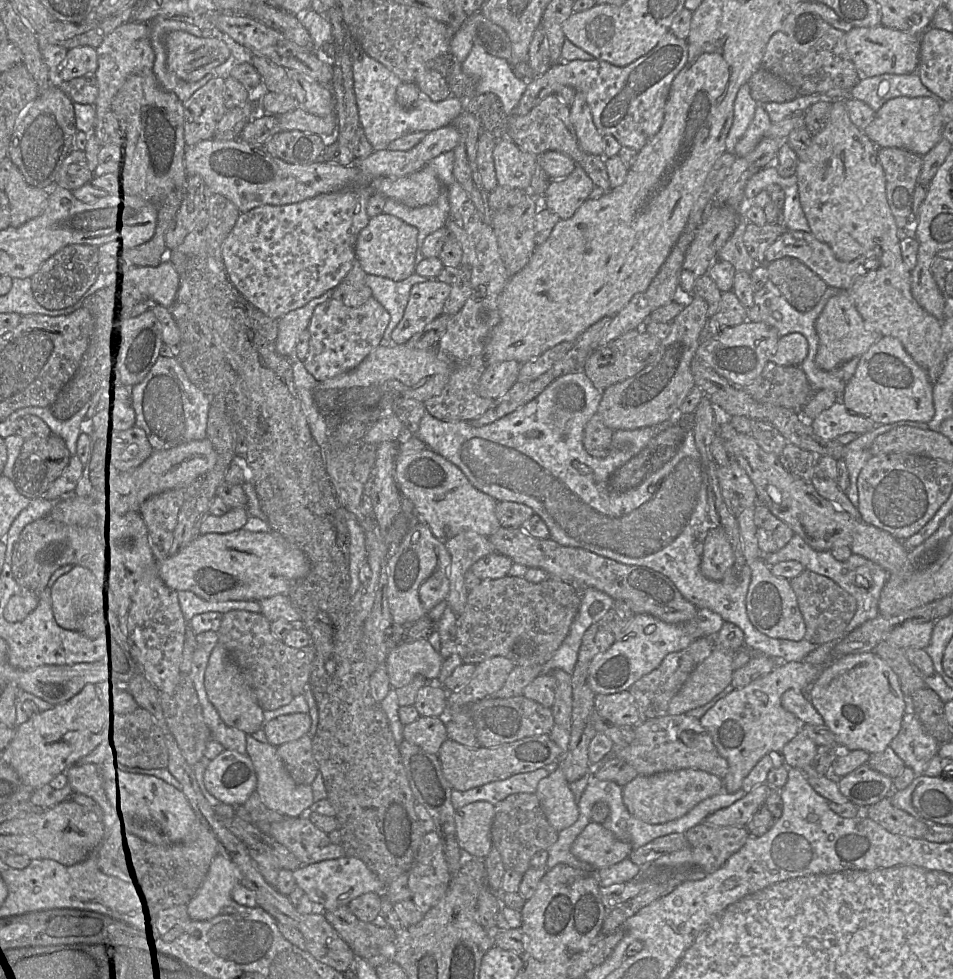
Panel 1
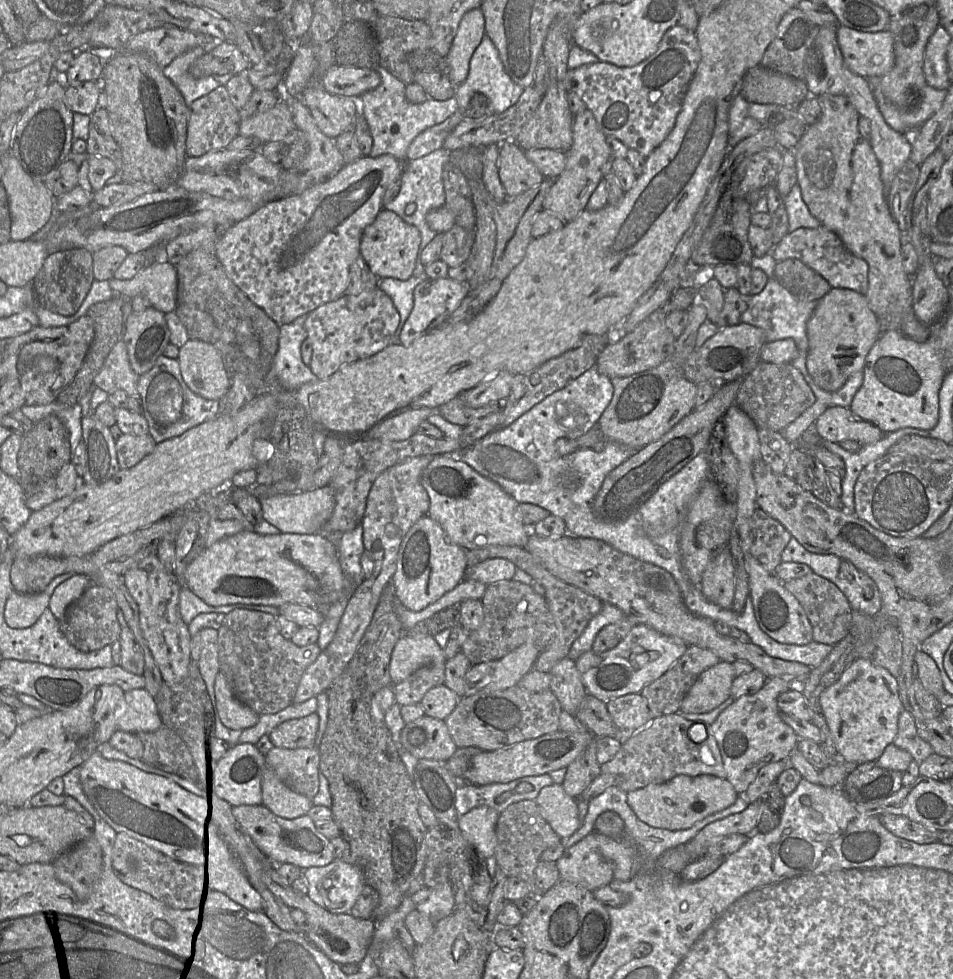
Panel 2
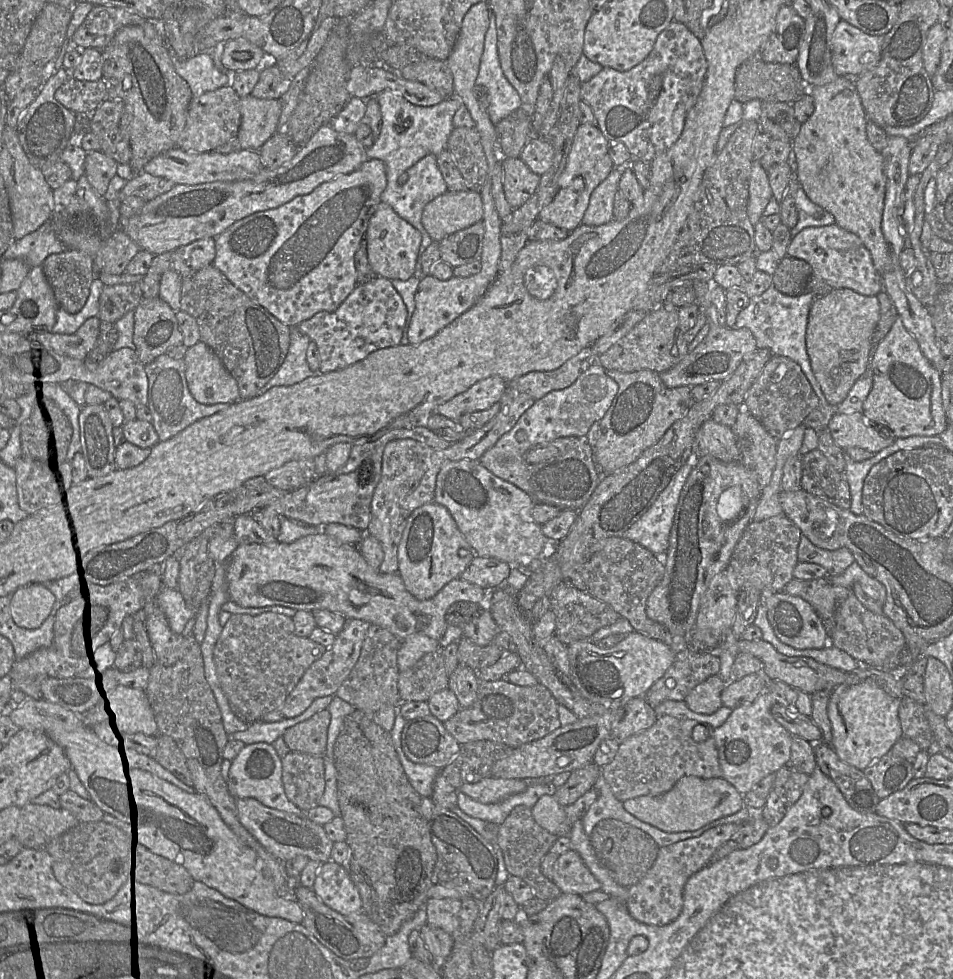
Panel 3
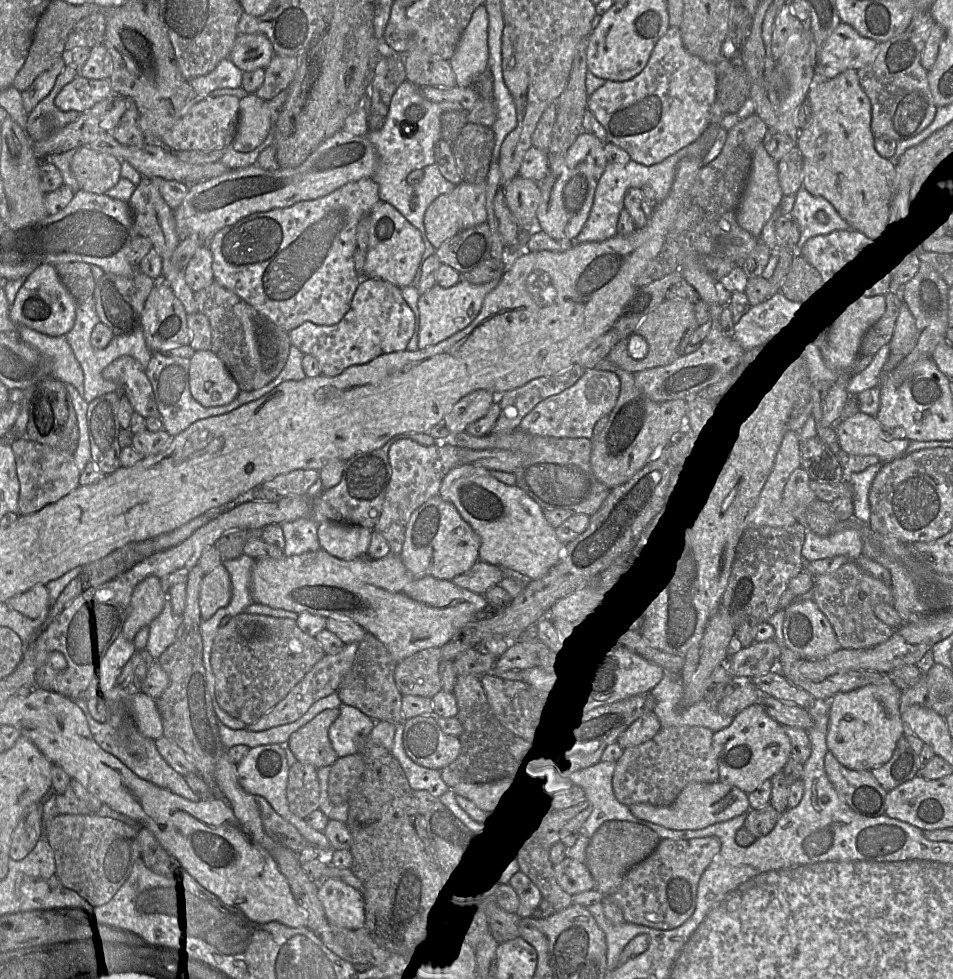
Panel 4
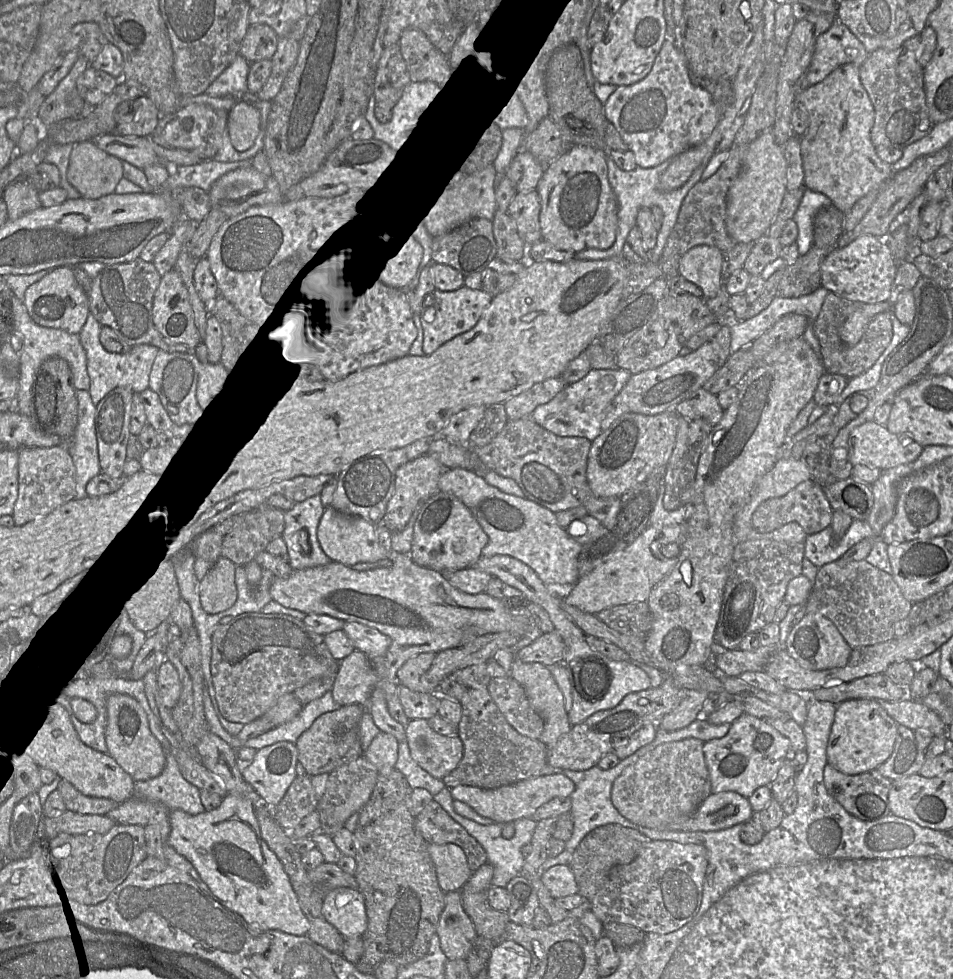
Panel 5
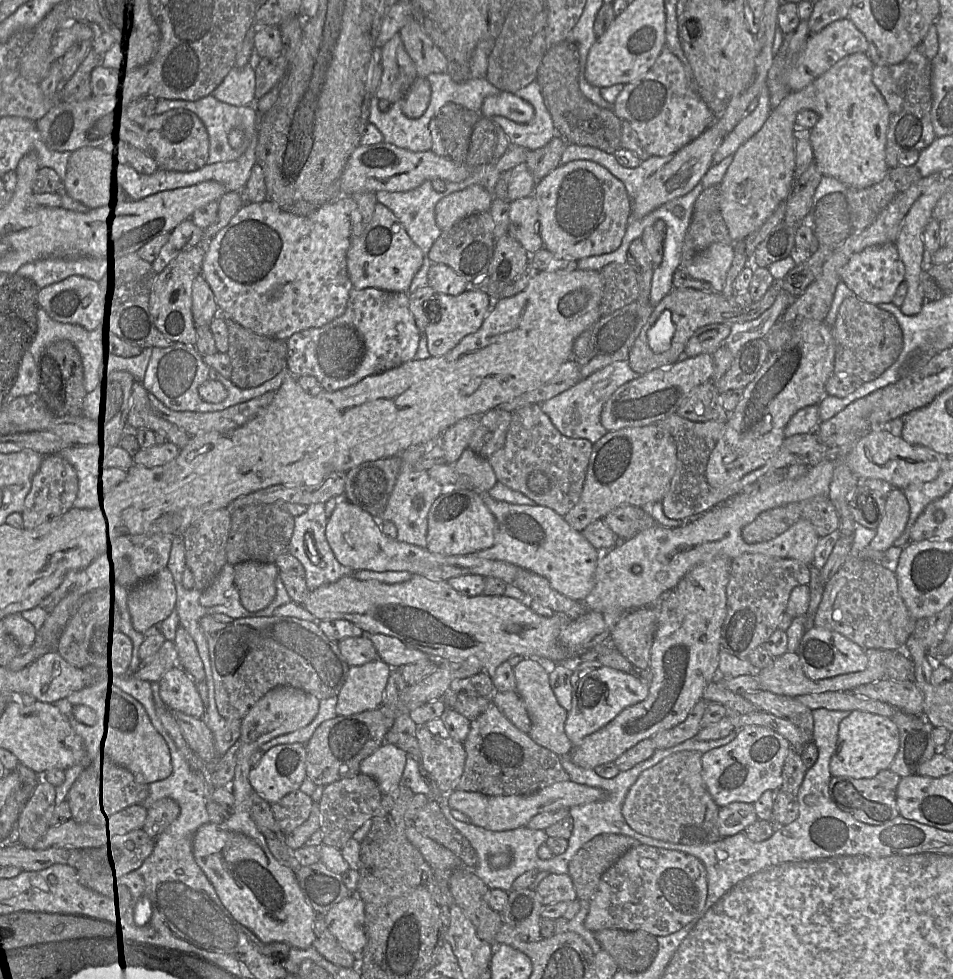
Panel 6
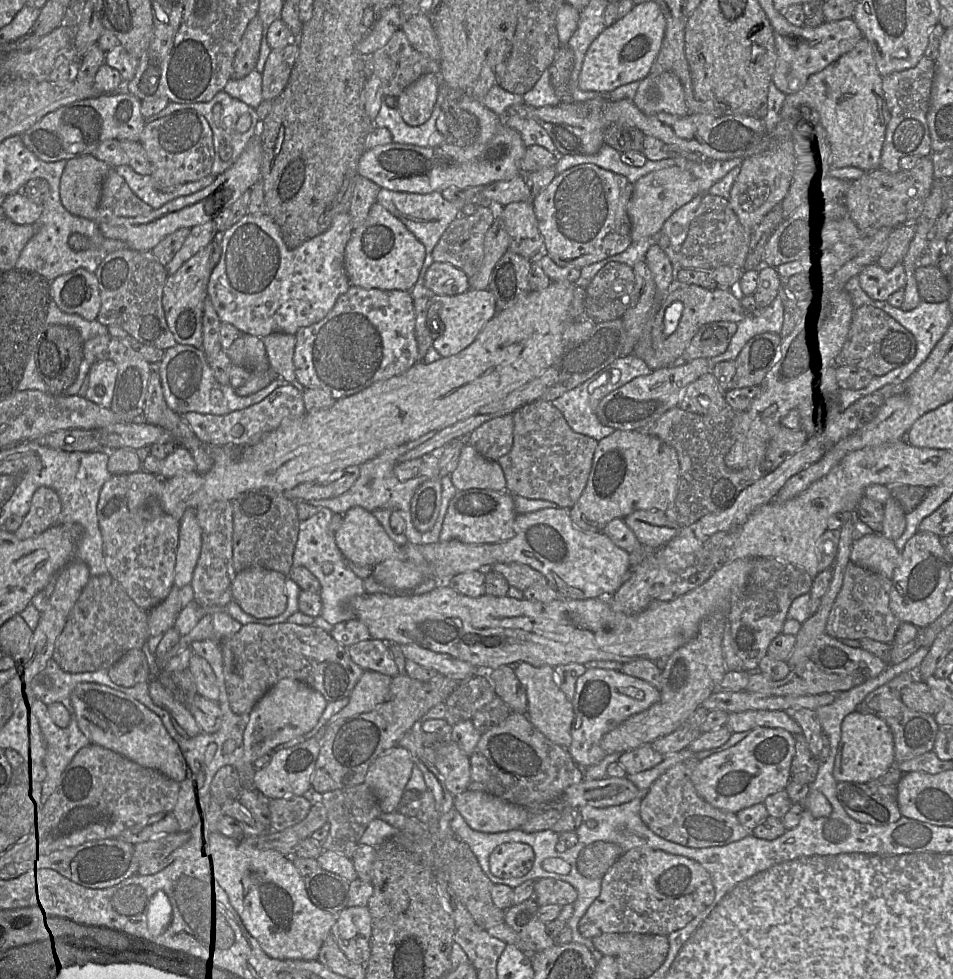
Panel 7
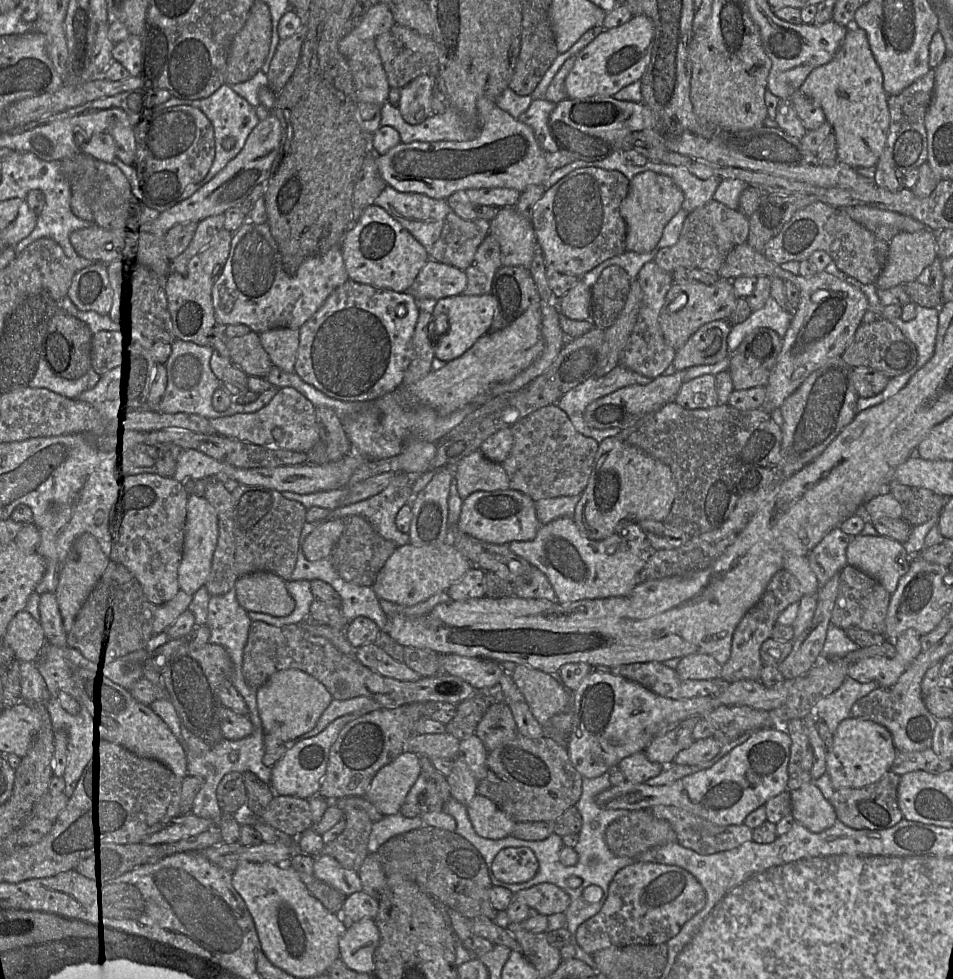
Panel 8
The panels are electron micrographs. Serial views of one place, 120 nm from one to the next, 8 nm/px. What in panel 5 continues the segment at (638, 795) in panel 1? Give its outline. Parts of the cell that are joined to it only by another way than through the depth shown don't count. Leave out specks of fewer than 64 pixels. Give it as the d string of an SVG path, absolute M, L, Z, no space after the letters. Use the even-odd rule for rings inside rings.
M733 792L711 793L680 831L718 831L751 820L748 798Z

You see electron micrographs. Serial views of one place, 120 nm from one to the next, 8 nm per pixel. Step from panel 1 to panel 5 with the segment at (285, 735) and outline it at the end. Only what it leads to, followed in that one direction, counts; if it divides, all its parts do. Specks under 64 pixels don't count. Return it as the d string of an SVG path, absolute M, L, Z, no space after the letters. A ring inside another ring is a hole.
M348 705L318 717L295 742L298 750L298 762L308 776L331 773L364 754L358 735L361 717L366 712L364 706Z

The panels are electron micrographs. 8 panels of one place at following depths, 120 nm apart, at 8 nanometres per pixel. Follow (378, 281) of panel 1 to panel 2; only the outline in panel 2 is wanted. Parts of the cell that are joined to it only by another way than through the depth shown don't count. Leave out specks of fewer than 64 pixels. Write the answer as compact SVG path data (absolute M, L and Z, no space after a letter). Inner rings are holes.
M426 274L411 276L408 280L399 280L390 277L379 279L378 287L391 298L400 315L399 325L395 332L395 343L399 343L400 332L412 311L414 289L426 279L428 279Z

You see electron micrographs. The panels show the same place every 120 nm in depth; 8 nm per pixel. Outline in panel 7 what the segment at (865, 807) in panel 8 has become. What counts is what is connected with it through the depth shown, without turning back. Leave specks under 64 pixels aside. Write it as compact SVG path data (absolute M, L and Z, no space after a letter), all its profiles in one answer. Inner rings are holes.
M892 766L882 776L870 782L838 782L836 784L837 800L847 815L859 823L874 826L895 823L901 818L897 800L897 788L902 775L903 773L900 770Z

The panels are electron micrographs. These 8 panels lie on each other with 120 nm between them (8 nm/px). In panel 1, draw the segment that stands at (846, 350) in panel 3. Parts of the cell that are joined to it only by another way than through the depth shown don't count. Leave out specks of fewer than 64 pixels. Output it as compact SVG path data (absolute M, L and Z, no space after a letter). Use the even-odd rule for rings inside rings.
M846 290L840 291L827 301L816 319L815 329L819 338L815 363L819 369L824 371L837 369L853 358L860 357L881 337L884 337L865 324Z

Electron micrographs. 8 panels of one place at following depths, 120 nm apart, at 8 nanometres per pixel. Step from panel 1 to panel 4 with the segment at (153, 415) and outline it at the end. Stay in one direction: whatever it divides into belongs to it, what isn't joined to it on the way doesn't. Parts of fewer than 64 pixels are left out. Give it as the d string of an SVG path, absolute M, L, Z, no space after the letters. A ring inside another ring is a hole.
M153 352L145 369L160 413L163 430L172 437L197 420L227 413L227 404L225 406L204 407L192 397L189 389L189 365L190 359L188 358L166 356L161 352Z

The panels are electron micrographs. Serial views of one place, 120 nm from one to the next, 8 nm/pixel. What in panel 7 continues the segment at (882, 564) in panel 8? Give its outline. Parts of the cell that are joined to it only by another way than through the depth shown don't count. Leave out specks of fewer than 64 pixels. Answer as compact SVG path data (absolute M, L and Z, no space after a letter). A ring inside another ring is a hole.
M881 534L866 535L852 544L850 561L893 579L894 571L900 563L901 552L895 542Z

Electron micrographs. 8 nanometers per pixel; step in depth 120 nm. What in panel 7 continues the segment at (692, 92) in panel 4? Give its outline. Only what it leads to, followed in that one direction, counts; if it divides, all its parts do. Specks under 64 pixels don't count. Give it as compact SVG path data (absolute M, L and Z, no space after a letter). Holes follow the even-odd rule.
M670 72L649 74L642 79L632 101L646 115L660 112L680 117L688 115L682 84Z

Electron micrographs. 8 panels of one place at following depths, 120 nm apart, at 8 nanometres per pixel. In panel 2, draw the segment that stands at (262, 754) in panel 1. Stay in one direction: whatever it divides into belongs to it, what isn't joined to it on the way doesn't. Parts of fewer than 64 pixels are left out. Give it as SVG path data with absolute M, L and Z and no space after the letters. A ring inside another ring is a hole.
M266 765L262 781L262 804L273 814L295 819L308 815L313 802L304 795L290 790Z

